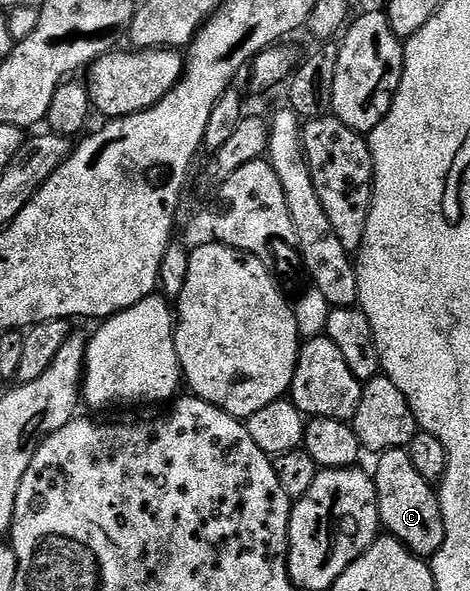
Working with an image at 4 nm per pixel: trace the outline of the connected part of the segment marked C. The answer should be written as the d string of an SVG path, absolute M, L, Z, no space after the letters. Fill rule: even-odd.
M408 448L391 449L376 458L377 473L372 474L377 488L377 515L384 532L403 543L419 558L431 559L443 547L445 524L438 490L423 479L411 463Z

